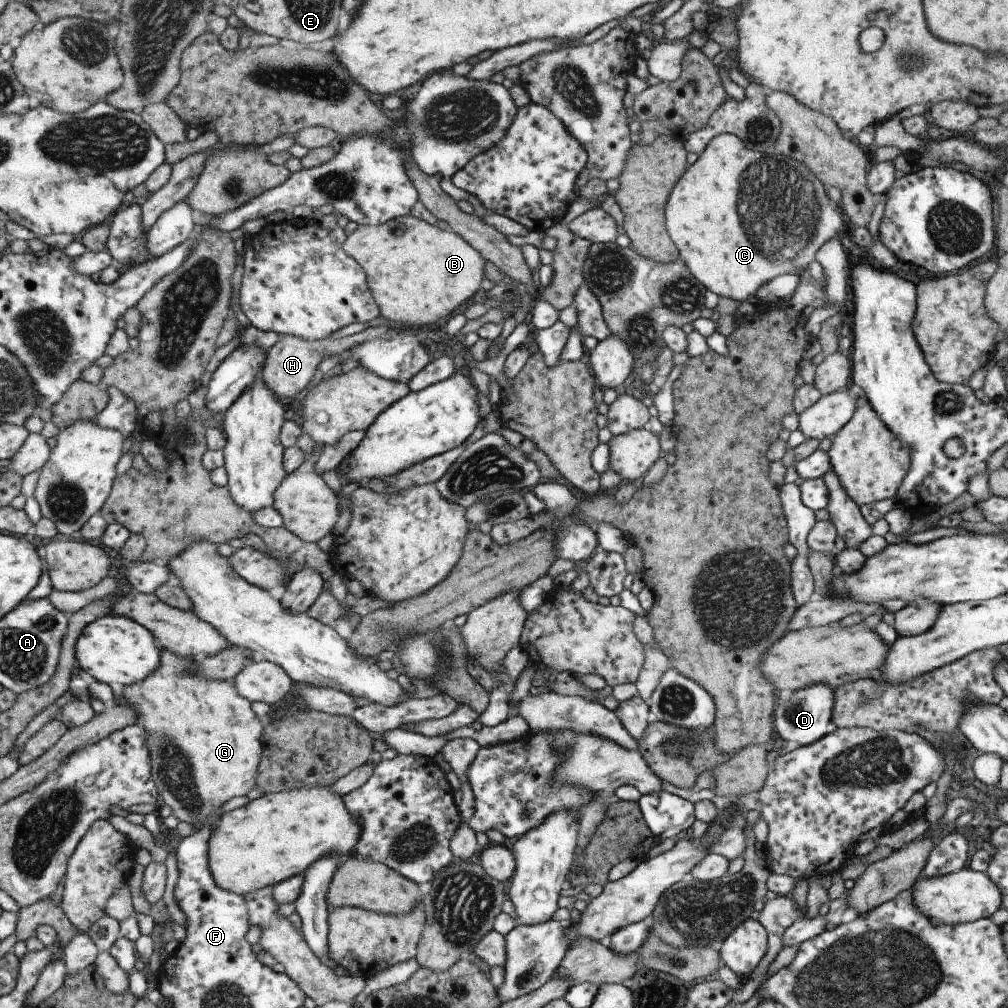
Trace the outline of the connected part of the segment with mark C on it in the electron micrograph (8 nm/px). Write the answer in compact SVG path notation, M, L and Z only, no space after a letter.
M721 133L714 136L705 148L698 154L697 159L691 165L687 165L683 174L672 186L671 192L664 204L664 225L677 249L679 258L685 263L687 270L706 288L717 294L717 296L727 296L729 298L743 301L755 301L754 292L774 276L793 272L797 268L803 268L814 260L815 251L831 237L837 238L839 232L843 232L842 221L837 214L834 202L829 201L824 184L808 169L803 163L788 157L761 154L749 150L743 141L739 141L737 136L731 133Z

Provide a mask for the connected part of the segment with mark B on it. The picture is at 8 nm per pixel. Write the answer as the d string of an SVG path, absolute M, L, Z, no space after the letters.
M415 216L399 217L382 225L360 225L344 242L349 256L357 259L368 275L368 285L372 289L380 314L386 320L402 324L403 329L416 329L425 324L434 324L441 318L451 316L461 304L469 302L481 288L486 278L486 260L470 242L455 231L441 230Z

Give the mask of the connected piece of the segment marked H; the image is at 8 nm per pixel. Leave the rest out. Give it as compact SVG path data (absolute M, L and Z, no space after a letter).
M382 325L365 328L347 337L323 341L307 341L305 338L282 334L276 345L268 352L268 359L264 364L263 380L268 382L281 400L291 405L306 393L310 385L313 385L315 372L320 368L324 358L334 354L347 355L349 350L355 346L376 339L386 332L387 329Z

